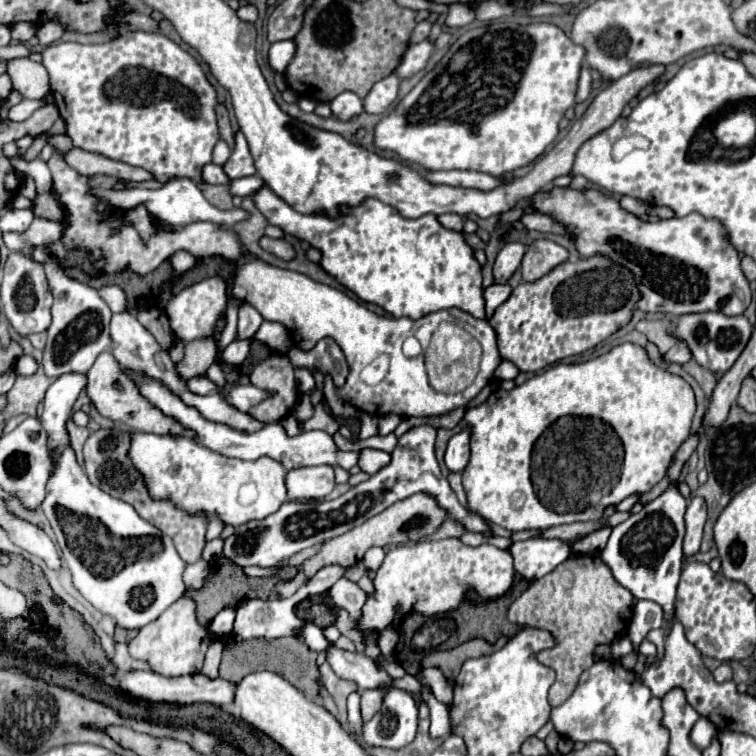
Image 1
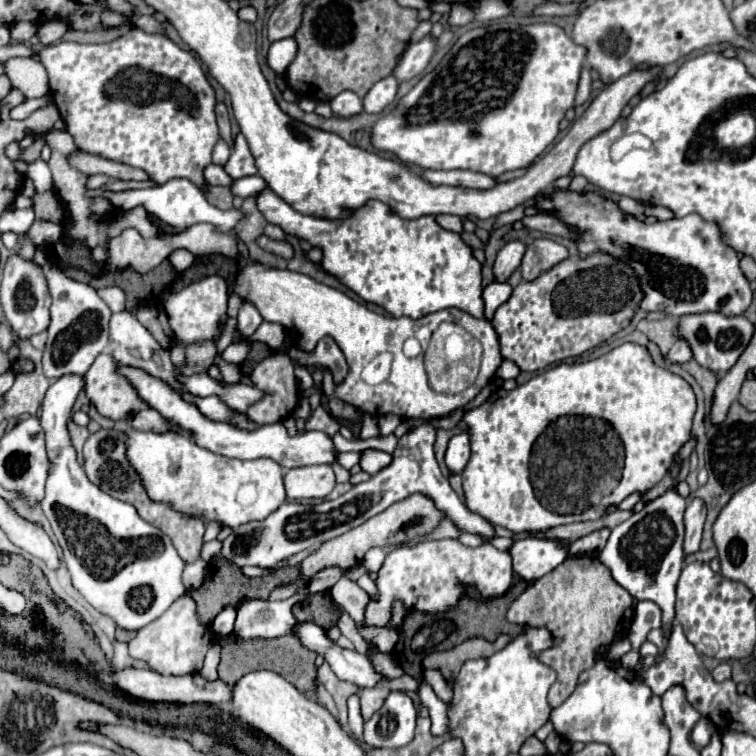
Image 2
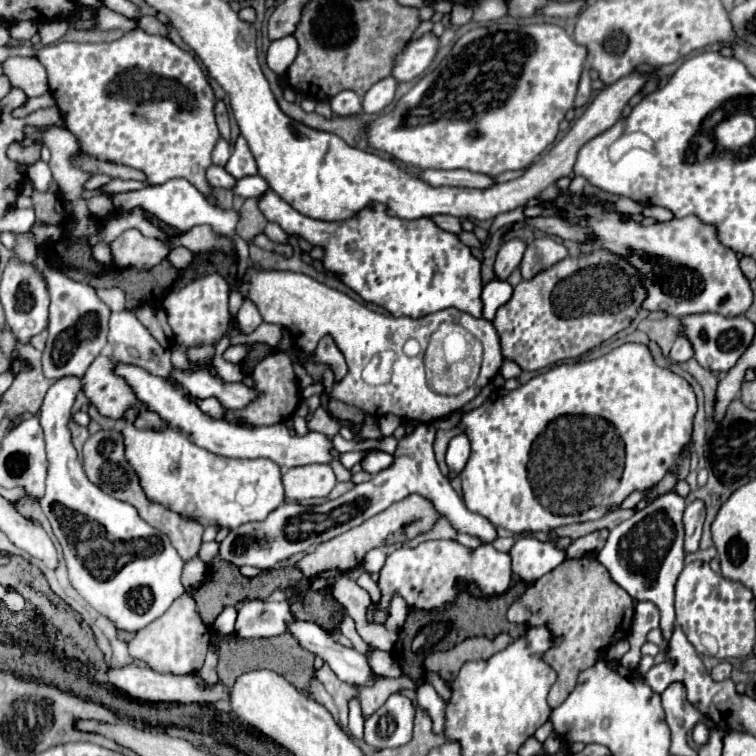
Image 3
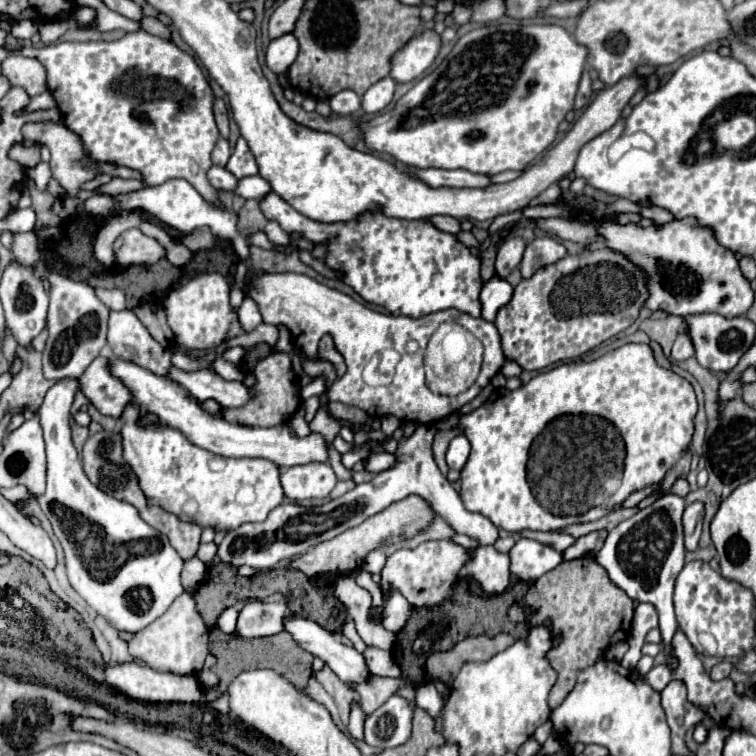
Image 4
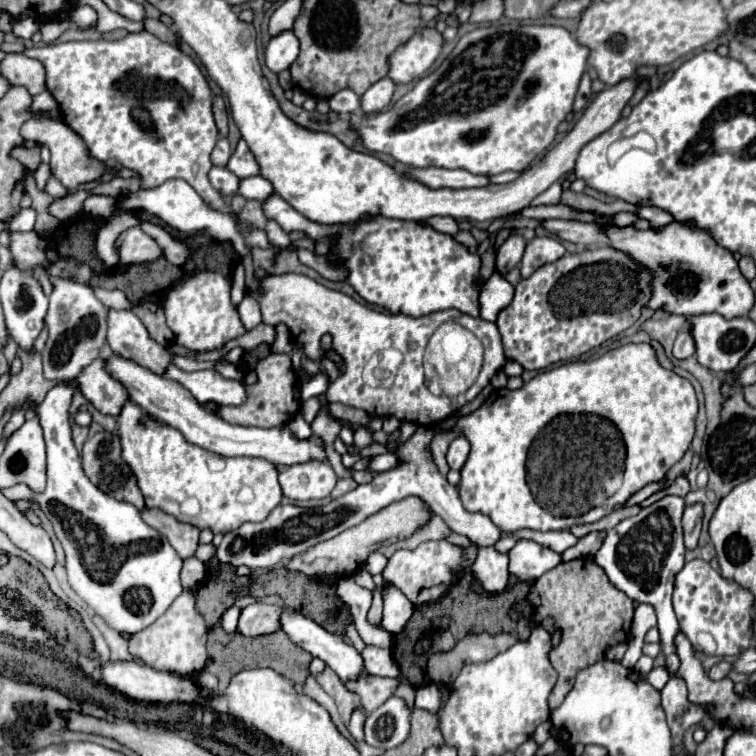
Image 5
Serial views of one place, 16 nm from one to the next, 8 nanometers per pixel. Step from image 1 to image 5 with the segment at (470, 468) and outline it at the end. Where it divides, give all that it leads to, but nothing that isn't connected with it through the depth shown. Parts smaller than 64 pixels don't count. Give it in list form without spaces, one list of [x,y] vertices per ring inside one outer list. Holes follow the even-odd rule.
[[[624,344],[614,350],[608,350],[606,354],[598,356],[594,360],[570,362],[570,364],[562,364],[558,368],[540,372],[536,378],[532,378],[520,390],[506,390],[506,388],[494,390],[476,412],[472,412],[470,416],[464,416],[456,422],[454,430],[462,432],[464,438],[470,442],[470,454],[468,454],[468,460],[462,468],[462,472],[460,472],[462,474],[462,480],[458,486],[460,500],[468,512],[482,512],[482,514],[490,516],[492,522],[504,532],[514,532],[520,528],[548,532],[548,530],[566,530],[574,524],[598,522],[600,518],[608,516],[616,506],[626,504],[626,500],[634,492],[638,492],[640,488],[644,488],[646,484],[650,484],[654,480],[664,478],[664,474],[686,454],[686,450],[690,448],[692,438],[694,438],[696,414],[698,414],[698,400],[696,400],[692,384],[686,378],[678,376],[676,372],[662,368],[658,364],[656,350],[650,344]],[[592,474],[606,474],[606,478],[610,478],[610,480],[616,478],[618,482],[614,482],[614,484],[600,482],[600,488],[596,488],[596,486],[592,486]]]

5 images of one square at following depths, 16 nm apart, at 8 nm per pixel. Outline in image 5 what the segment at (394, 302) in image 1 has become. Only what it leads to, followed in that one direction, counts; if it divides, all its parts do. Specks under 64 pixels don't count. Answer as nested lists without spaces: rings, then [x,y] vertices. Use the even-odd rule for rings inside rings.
[[[278,194],[270,196],[264,204],[268,218],[274,218],[284,232],[302,230],[312,240],[328,234],[340,234],[330,248],[330,260],[340,260],[348,268],[346,282],[370,304],[378,304],[392,314],[424,316],[438,310],[456,308],[464,314],[478,316],[478,272],[480,256],[474,256],[466,246],[458,244],[450,234],[436,232],[418,222],[388,220],[382,216],[368,216],[358,226],[322,226],[300,212],[296,212]]]

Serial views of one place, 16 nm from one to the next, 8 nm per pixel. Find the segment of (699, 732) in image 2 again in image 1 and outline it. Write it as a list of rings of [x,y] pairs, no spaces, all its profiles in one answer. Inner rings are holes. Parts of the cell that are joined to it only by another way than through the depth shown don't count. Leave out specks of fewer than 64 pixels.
[[[700,718],[700,720],[694,724],[692,732],[690,732],[690,740],[692,740],[692,744],[696,744],[696,746],[702,750],[702,748],[710,746],[714,734],[716,734],[716,726],[714,726],[708,718]]]

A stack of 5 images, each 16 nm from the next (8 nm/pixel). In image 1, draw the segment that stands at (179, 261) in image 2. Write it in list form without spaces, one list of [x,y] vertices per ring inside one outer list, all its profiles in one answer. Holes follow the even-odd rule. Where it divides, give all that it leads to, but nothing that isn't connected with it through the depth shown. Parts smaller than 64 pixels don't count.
[[[180,250],[180,252],[174,252],[174,254],[170,256],[170,262],[172,262],[172,266],[174,266],[174,274],[180,276],[182,272],[186,272],[186,270],[190,270],[190,268],[194,266],[196,258],[194,258],[190,252]]]

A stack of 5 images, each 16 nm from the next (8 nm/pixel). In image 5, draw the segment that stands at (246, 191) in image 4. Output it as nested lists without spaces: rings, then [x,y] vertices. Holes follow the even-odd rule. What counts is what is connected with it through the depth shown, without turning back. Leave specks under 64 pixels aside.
[[[262,176],[244,178],[244,180],[240,182],[238,192],[240,192],[242,196],[246,196],[248,200],[250,200],[250,198],[254,198],[254,200],[260,200],[260,202],[264,202],[264,200],[268,200],[268,196],[276,194],[276,190],[274,190],[272,182],[268,182],[268,180],[266,180],[266,178],[262,178]]]

